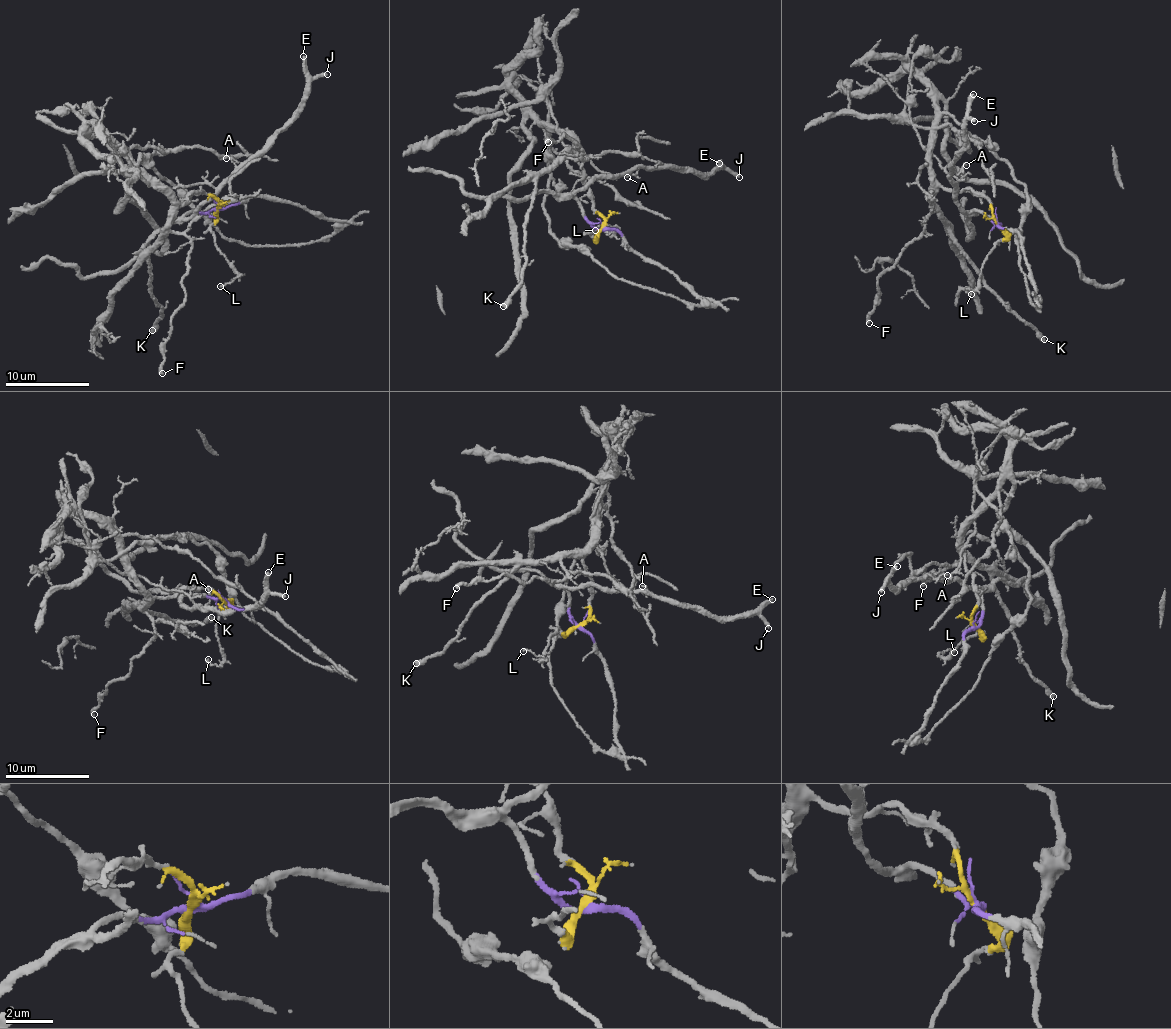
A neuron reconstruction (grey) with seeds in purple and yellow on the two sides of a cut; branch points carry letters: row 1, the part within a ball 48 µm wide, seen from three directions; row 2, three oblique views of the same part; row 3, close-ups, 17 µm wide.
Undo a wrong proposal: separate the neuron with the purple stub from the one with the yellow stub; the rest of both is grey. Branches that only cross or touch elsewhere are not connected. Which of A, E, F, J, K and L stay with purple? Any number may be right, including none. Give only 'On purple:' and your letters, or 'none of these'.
On purple: A, E, J

